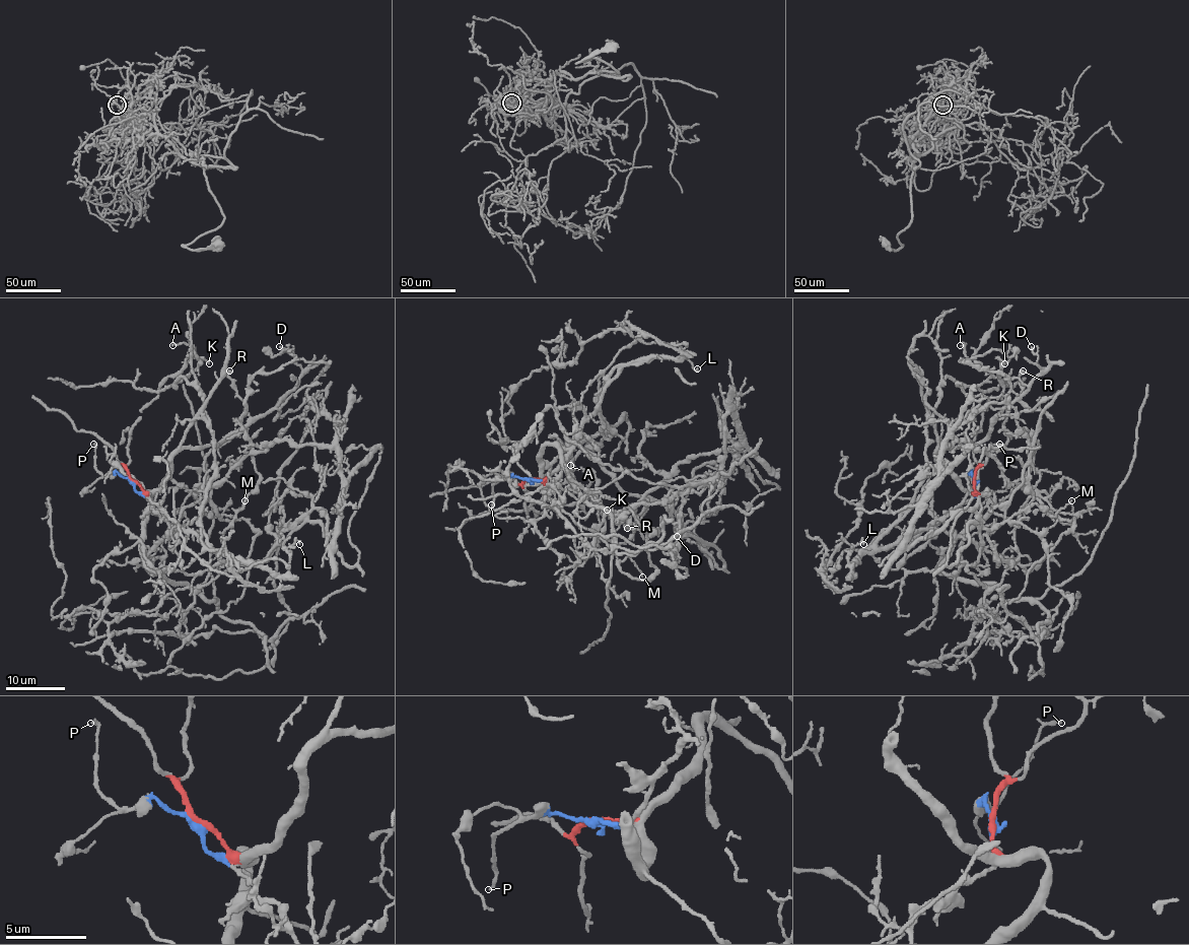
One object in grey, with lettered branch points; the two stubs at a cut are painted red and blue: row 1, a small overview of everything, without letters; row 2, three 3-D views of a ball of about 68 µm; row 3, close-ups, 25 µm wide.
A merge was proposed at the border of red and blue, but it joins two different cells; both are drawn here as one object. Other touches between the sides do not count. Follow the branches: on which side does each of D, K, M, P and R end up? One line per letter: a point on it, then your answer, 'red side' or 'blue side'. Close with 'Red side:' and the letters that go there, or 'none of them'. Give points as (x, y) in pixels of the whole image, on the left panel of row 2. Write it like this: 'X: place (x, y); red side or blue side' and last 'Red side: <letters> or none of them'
D: place (279, 346); red side
K: place (209, 363); red side
M: place (245, 500); red side
P: place (93, 444); blue side
R: place (229, 370); red side
Red side: D, K, M, R

